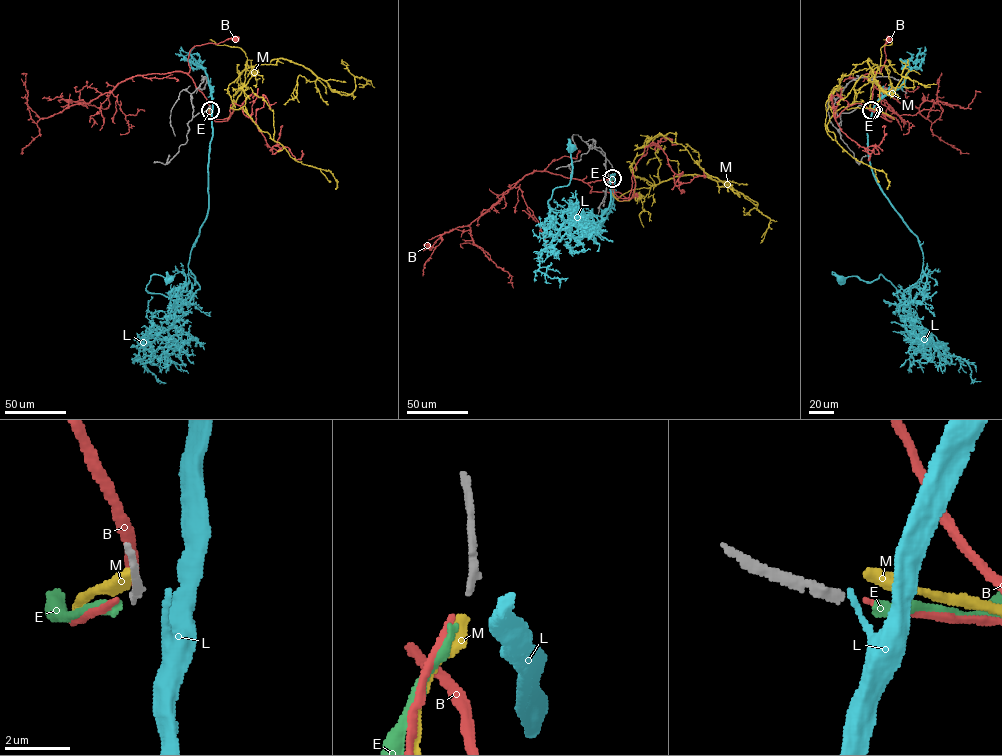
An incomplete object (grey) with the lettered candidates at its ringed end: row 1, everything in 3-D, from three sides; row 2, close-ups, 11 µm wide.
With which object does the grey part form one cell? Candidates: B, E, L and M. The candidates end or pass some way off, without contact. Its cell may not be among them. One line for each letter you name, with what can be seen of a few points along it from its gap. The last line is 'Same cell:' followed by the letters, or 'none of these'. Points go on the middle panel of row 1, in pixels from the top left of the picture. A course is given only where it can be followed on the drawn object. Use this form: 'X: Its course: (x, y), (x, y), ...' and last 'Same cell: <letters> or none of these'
E: Its course: (612, 179), (612, 193)
Same cell: E

